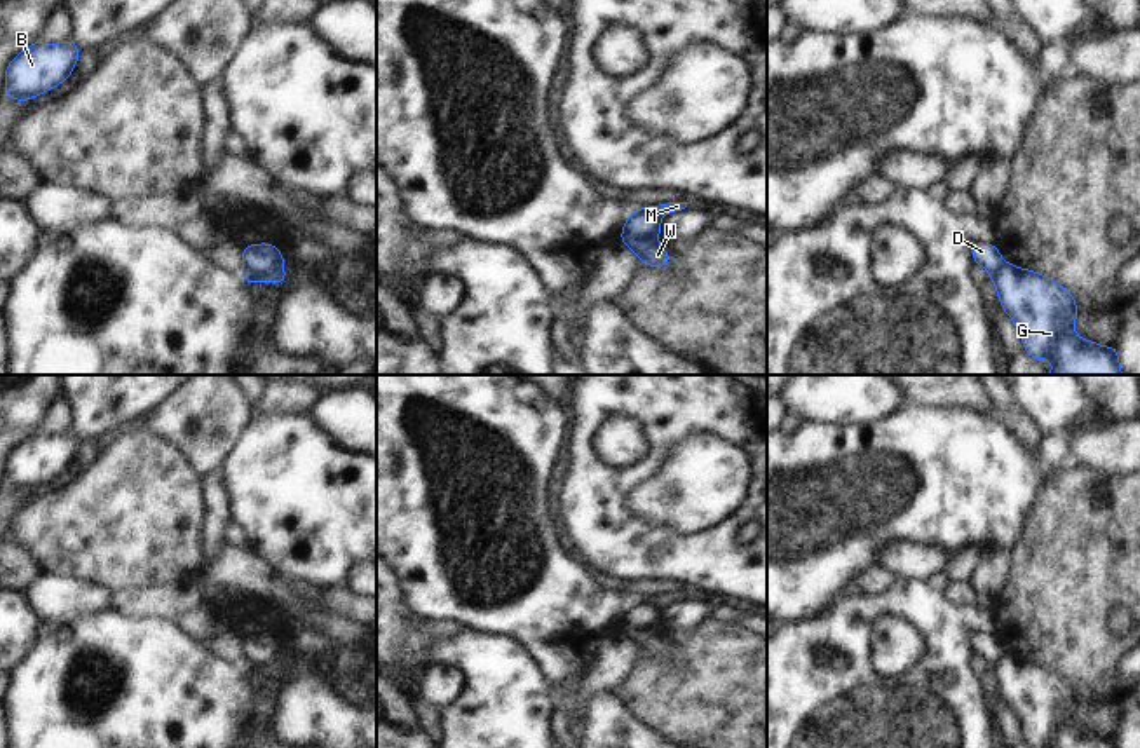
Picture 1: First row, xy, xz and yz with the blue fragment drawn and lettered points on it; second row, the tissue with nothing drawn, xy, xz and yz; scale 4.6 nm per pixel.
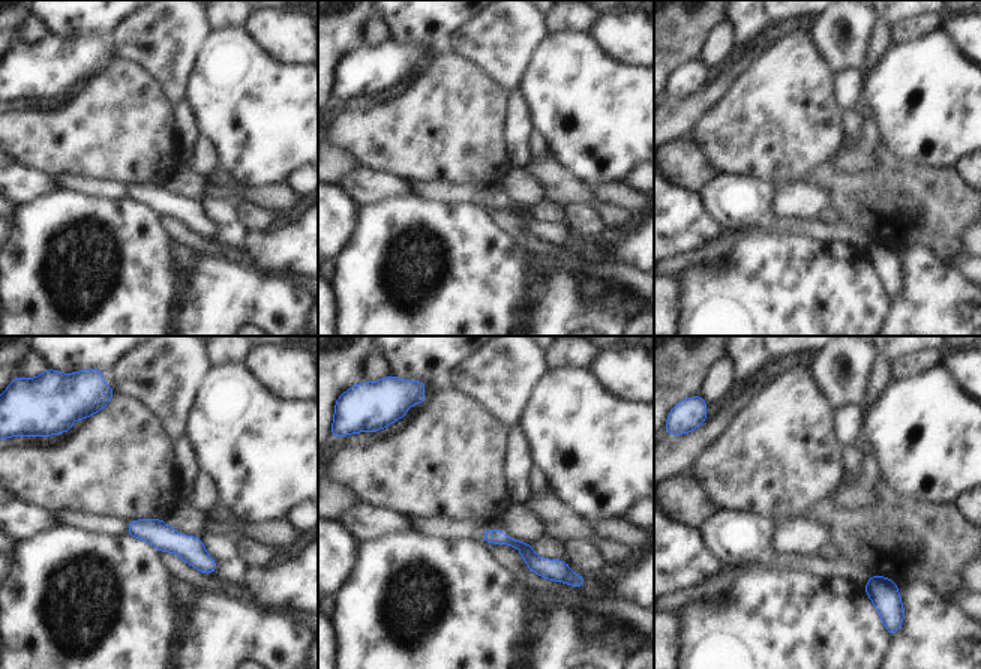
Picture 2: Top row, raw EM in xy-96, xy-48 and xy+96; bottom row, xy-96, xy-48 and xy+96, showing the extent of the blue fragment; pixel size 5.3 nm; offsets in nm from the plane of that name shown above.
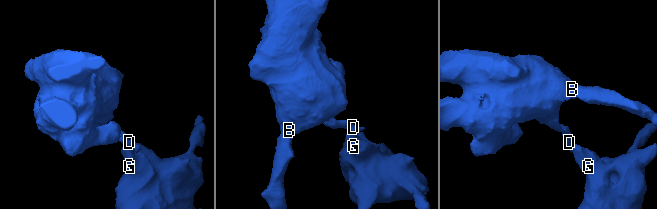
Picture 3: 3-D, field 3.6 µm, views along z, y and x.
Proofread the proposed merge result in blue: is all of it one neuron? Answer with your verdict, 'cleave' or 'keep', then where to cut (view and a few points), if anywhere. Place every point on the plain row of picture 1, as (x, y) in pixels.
cleave | xz (644, 598), (659, 609)

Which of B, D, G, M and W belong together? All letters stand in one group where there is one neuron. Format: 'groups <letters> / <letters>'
groups B D M / G W

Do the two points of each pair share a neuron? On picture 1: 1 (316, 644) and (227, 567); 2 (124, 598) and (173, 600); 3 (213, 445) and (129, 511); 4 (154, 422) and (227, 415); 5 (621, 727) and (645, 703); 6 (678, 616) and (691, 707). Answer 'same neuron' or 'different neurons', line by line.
1: different neurons
2: same neuron
3: different neurons
4: same neuron
5: different neurons
6: different neurons

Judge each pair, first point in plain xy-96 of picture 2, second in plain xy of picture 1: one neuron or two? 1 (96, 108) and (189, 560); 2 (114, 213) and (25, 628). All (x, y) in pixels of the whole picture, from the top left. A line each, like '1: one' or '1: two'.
1: one
2: two

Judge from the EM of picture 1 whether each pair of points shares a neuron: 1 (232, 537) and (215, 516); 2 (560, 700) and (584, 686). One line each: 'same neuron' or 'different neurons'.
1: different neurons
2: different neurons

